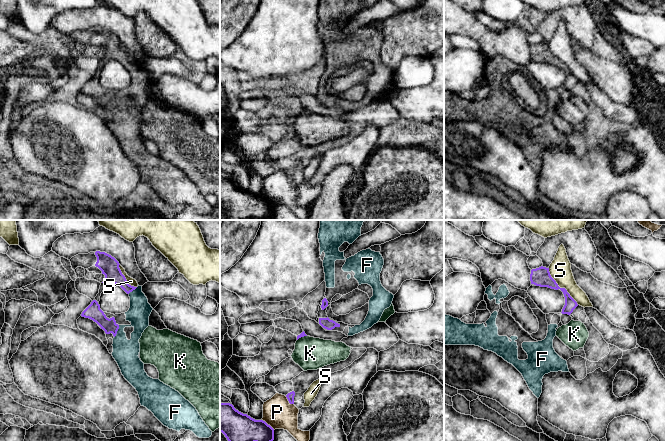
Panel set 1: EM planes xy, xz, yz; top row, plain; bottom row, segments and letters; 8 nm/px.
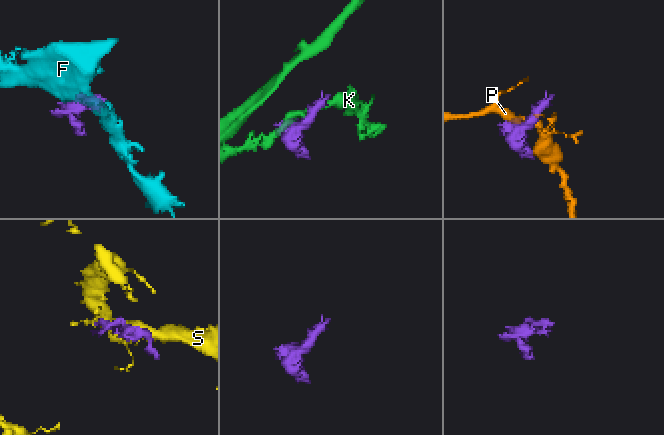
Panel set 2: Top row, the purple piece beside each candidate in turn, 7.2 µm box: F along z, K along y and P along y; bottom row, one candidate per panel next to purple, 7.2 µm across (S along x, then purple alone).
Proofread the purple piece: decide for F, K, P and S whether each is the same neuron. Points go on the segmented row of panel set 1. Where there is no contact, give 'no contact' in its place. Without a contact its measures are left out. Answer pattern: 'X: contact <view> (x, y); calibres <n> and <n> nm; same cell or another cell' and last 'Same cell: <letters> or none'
F: contact xy (116, 331); calibres 120 and 200 nm; same cell
K: contact xz (301, 336); calibres 40 and 260 nm; another cell
P: contact xz (267, 424); calibres 240 and 240 nm; another cell
S: contact yz (561, 288); calibres 150 and 180 nm; another cell
Same cell: F

